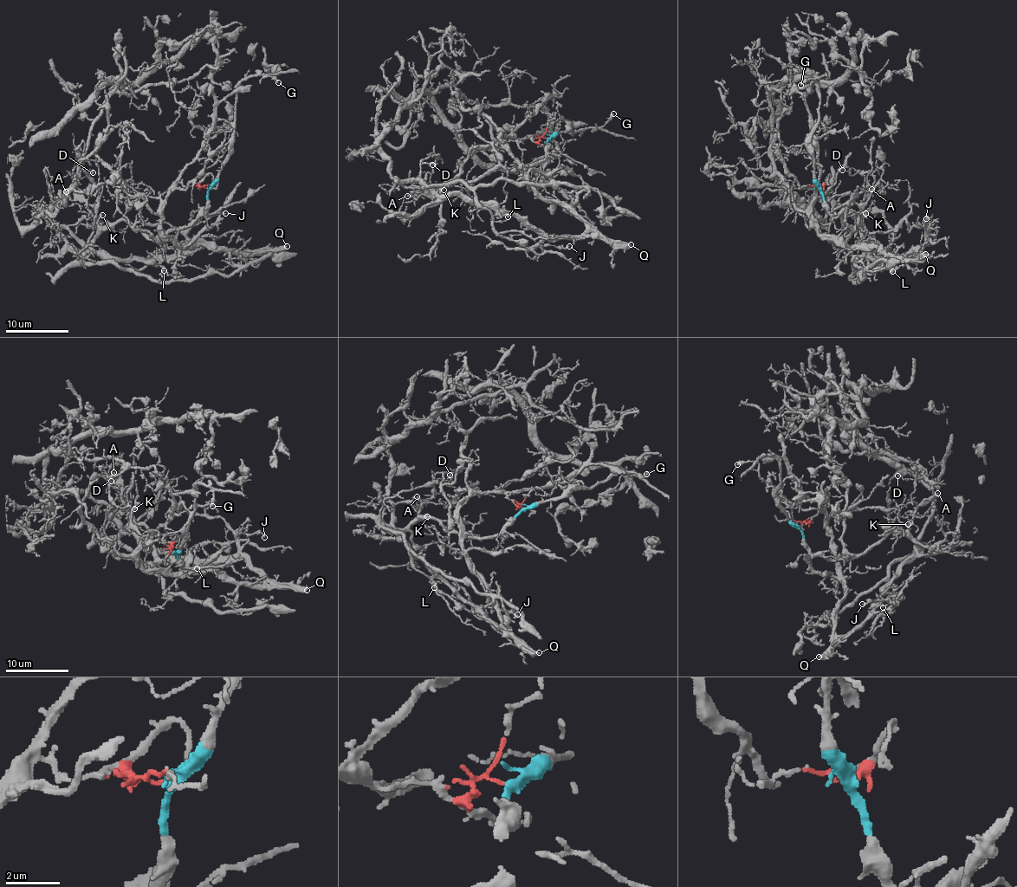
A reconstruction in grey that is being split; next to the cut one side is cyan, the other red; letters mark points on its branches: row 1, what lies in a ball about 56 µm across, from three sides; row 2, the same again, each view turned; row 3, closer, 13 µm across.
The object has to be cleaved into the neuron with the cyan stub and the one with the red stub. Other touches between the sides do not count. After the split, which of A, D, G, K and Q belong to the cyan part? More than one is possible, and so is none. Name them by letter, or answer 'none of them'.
A, D, G, K

